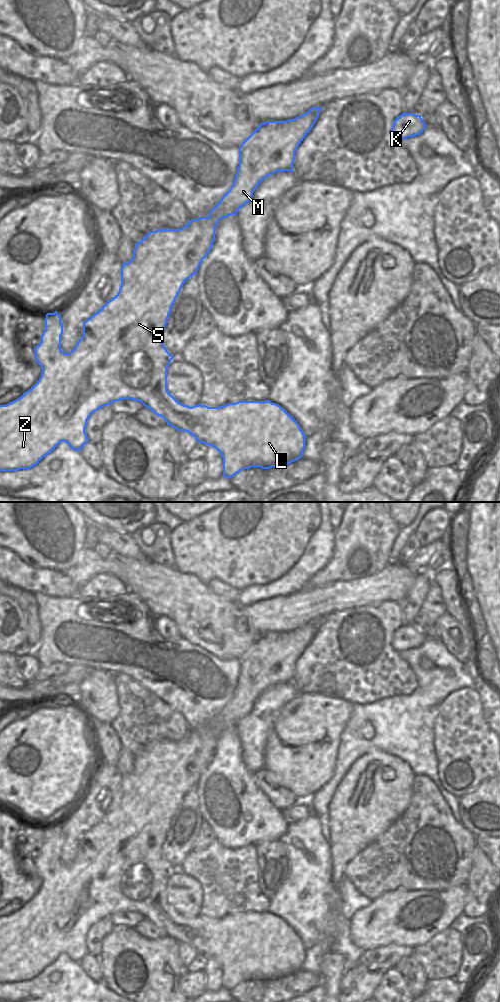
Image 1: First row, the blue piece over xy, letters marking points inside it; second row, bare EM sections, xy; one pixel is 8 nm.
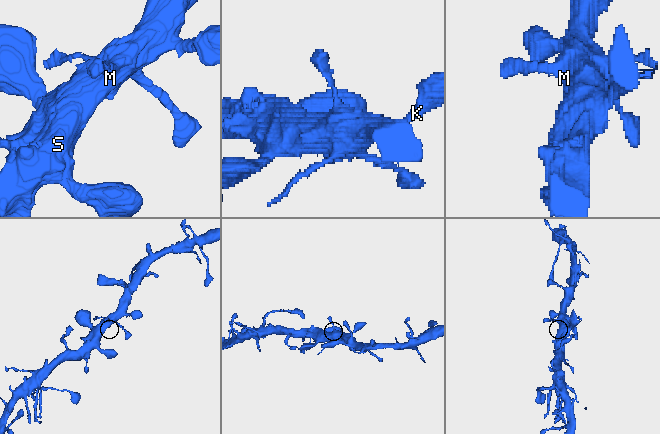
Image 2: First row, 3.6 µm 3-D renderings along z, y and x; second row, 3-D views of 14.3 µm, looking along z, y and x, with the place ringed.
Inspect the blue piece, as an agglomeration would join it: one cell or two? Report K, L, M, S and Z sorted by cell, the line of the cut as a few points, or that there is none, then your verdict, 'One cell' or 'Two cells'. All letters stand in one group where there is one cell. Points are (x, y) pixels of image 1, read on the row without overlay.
Groups: K L M S Z. No split. One cell

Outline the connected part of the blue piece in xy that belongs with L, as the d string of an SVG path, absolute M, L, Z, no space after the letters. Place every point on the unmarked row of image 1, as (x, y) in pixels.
M312 619L306 625L286 633L266 633L261 635L241 656L239 659L239 678L237 686L231 700L223 707L221 712L211 721L208 729L200 729L198 731L191 731L184 739L180 741L158 741L147 745L138 755L135 755L133 762L133 770L128 775L123 775L121 780L121 798L119 804L109 813L107 813L94 827L89 829L83 834L83 848L77 854L75 860L70 865L64 865L61 862L61 848L63 846L63 836L61 829L57 823L54 825L47 825L45 830L45 842L41 848L41 854L33 861L35 864L35 872L41 878L42 884L39 892L18 911L6 916L0 917L0 983L18 983L20 981L30 981L37 977L46 967L51 965L62 953L69 956L69 958L80 963L81 960L88 954L85 940L87 932L92 925L98 921L110 917L114 913L122 911L132 911L140 913L145 919L148 919L153 925L162 929L167 937L170 937L178 943L186 943L190 945L199 955L204 955L214 959L223 970L223 988L230 991L244 981L252 979L260 979L262 981L270 981L272 979L282 979L288 977L302 969L305 960L306 948L301 942L297 933L280 917L272 915L269 911L266 913L238 913L236 915L228 915L220 919L208 919L206 917L198 916L192 919L180 915L168 902L167 902L167 880L174 870L171 865L165 860L163 856L163 844L171 824L171 820L183 798L183 796L193 787L201 774L205 771L213 758L215 752L215 740L220 731L230 727L237 727L237 724L248 715L253 704L257 698L268 688L278 683L293 683L293 674L295 672L295 664L299 656L303 653L305 648L309 645L315 636L321 619Z

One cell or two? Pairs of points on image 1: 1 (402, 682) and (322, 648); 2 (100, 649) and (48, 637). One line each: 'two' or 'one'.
1: one
2: one

